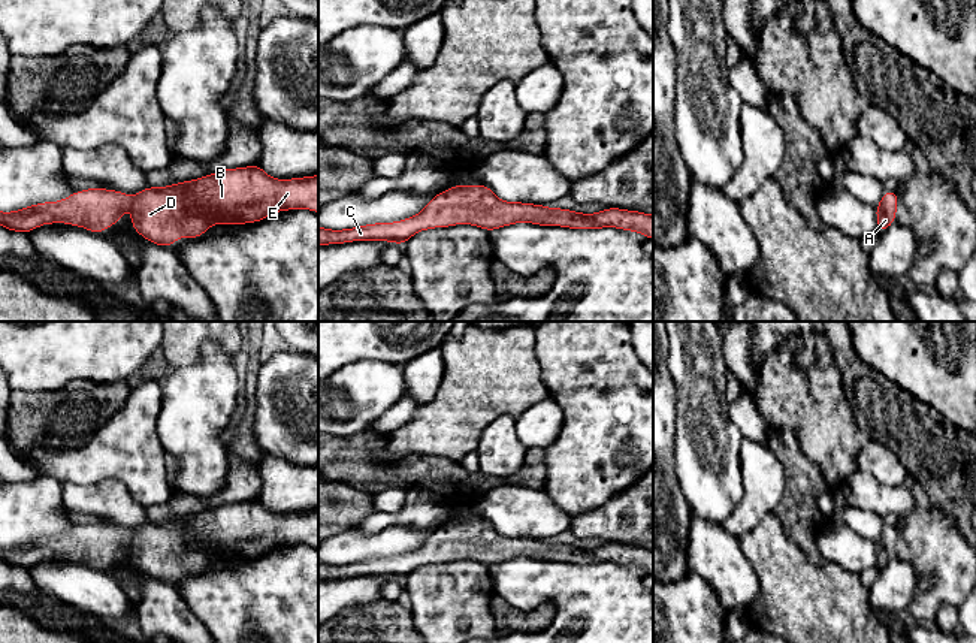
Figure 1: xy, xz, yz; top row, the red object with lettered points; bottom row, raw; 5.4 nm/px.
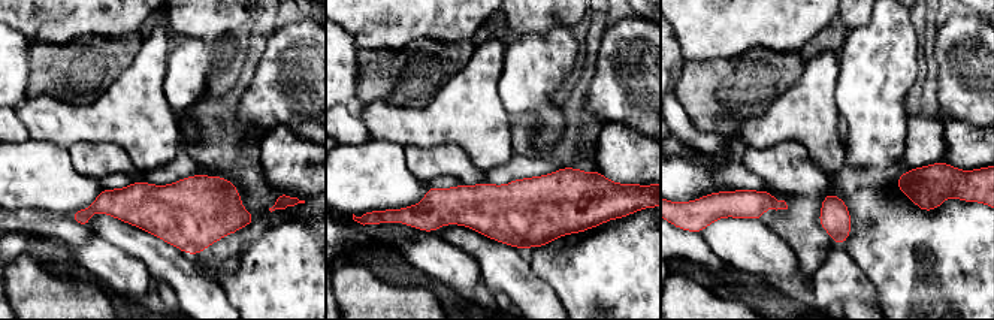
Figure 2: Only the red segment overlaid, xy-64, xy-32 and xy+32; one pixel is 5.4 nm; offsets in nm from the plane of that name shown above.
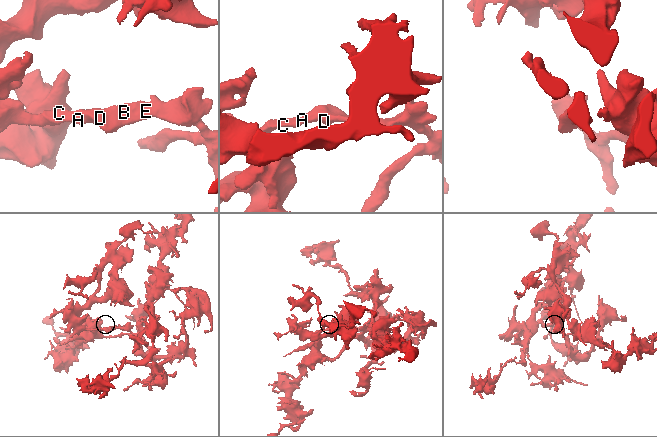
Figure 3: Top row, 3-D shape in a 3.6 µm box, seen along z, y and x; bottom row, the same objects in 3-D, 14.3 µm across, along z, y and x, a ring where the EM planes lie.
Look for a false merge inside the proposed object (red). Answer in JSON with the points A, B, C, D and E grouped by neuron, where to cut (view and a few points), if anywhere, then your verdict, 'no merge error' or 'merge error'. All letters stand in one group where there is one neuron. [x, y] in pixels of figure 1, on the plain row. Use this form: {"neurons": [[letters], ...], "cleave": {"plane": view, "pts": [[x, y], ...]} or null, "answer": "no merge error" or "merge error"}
{"neurons": [["A", "B", "C", "D", "E"]], "cleave": null, "answer": "no merge error"}

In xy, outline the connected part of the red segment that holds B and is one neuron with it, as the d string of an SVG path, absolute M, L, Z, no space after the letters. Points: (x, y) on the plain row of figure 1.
M257 499L223 504L194 516L166 522L146 522L136 531L106 523L75 526L60 537L43 537L12 547L0 546L0 561L13 567L30 568L42 559L66 558L102 568L121 556L126 541L132 541L133 564L149 577L172 582L179 573L200 573L212 559L227 561L257 558L278 546L305 543L318 547L318 510L291 514L275 514Z

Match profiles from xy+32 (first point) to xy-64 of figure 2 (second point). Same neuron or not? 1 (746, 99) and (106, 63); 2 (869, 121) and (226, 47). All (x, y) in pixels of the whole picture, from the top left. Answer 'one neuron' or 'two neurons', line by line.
1: one neuron
2: one neuron

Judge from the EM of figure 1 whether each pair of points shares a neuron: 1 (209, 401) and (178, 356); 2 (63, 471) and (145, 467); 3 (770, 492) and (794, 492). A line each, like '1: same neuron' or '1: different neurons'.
1: different neurons
2: same neuron
3: different neurons

